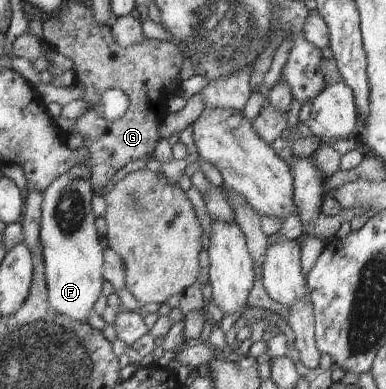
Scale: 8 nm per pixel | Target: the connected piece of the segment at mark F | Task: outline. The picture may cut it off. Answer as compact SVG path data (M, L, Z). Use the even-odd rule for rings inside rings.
M65 172L51 182L42 196L40 240L49 303L61 315L85 322L87 315L94 311L93 304L101 296L104 281L104 252L91 209L92 186L88 180Z

